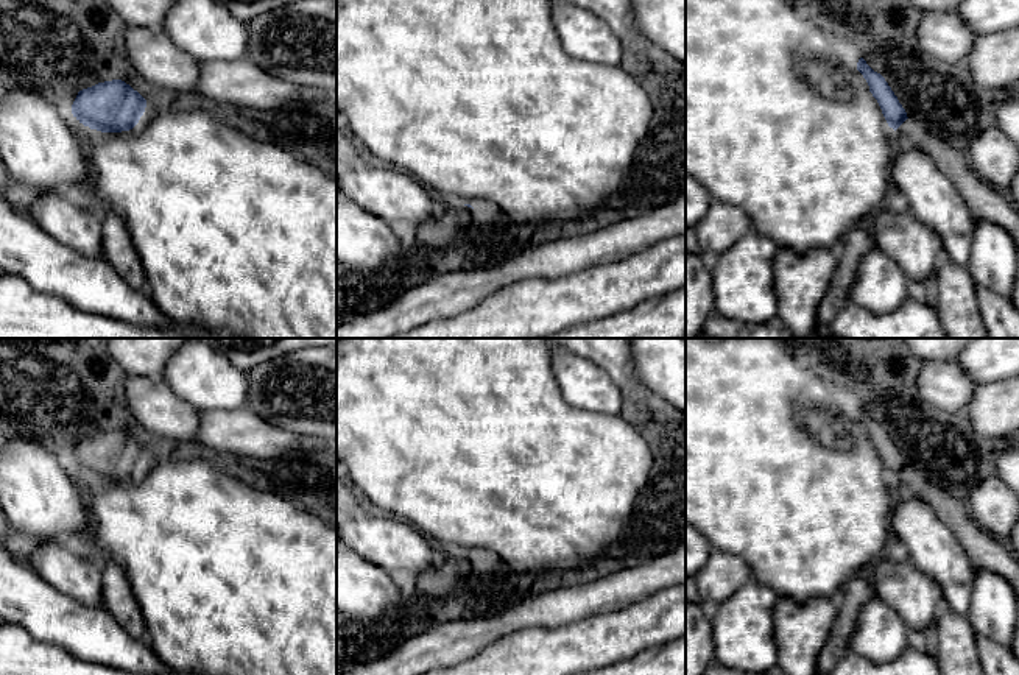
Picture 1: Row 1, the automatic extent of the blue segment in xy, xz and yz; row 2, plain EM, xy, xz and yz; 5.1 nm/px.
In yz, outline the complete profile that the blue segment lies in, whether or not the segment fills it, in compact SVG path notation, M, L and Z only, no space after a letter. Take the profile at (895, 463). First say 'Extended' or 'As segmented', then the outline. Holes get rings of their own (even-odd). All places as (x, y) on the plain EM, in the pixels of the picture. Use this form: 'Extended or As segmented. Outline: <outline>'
Extended. Outline: M863 407L859 408L857 419L866 429L869 441L897 488L922 499L963 546L971 561L1002 575L1019 595L1019 560L1011 557L1000 541L975 521L964 502L927 482L916 469L908 468L885 427L874 421Z

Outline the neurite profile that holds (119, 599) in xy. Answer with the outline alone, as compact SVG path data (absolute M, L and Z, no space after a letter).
M109 560L101 577L103 608L115 617L128 634L140 638L146 631L146 625L125 569L117 561Z

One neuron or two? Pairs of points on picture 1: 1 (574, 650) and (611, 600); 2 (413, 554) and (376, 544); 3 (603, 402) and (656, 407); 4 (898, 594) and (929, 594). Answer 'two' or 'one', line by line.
1: two
2: one
3: two
4: one

